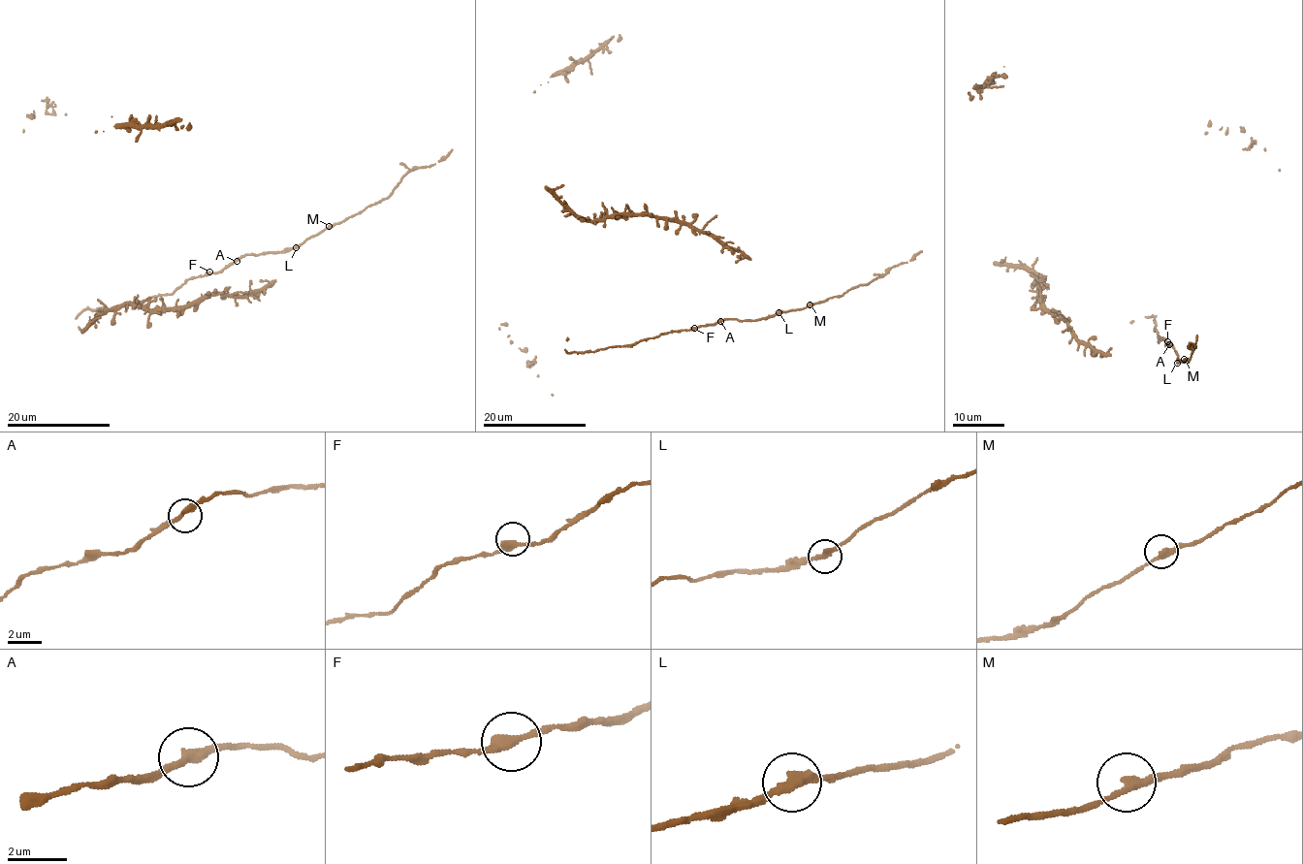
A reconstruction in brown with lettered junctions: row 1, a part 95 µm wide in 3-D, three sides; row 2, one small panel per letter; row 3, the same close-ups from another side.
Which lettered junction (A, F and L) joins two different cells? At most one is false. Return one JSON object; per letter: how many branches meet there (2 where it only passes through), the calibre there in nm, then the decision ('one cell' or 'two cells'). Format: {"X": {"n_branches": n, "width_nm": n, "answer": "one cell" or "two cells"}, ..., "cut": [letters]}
{"A": {"n_branches": 2, "width_nm": 280, "answer": "one cell"}, "F": {"n_branches": 2, "width_nm": 320, "answer": "one cell"}, "L": {"n_branches": 2, "width_nm": 280, "answer": "one cell"}, "cut": []}

